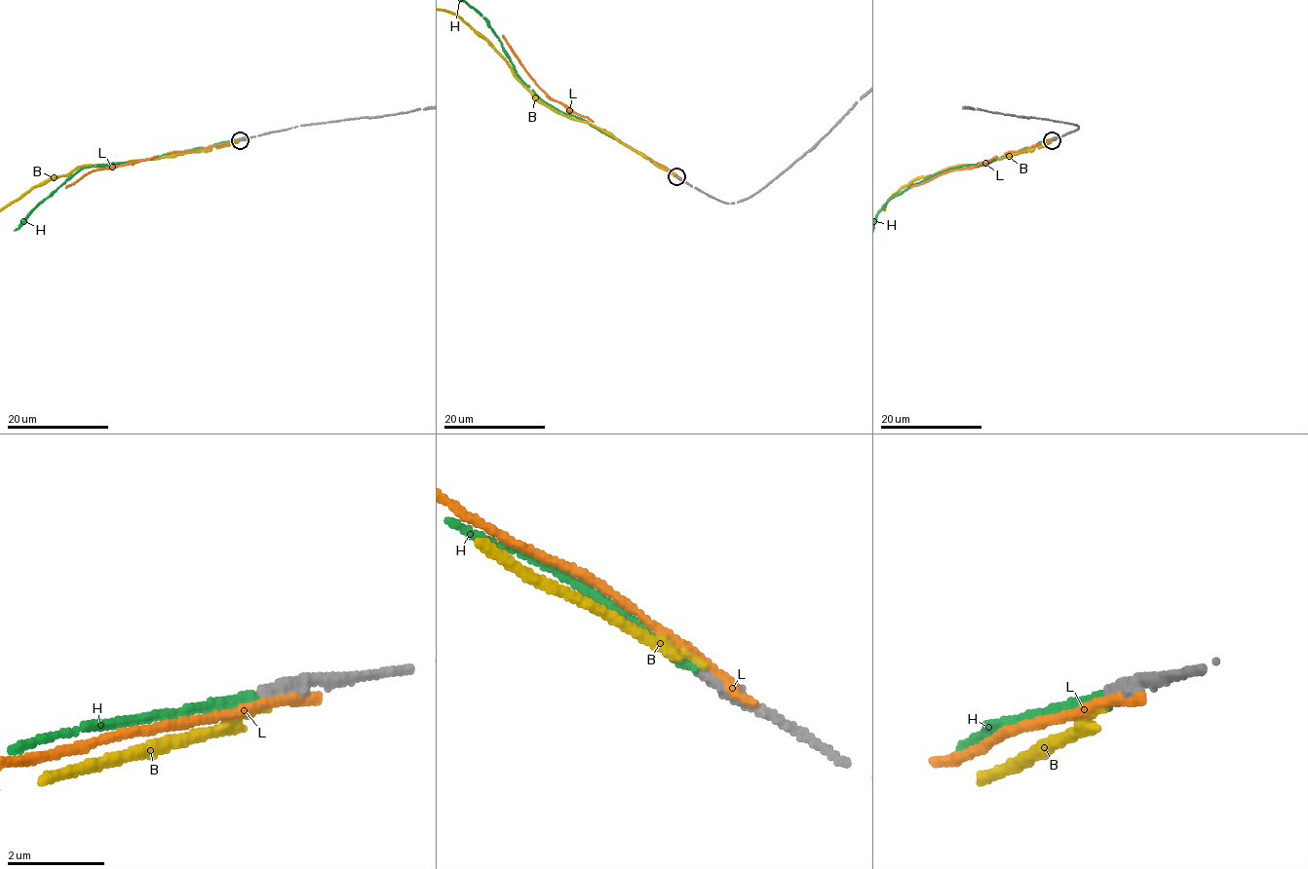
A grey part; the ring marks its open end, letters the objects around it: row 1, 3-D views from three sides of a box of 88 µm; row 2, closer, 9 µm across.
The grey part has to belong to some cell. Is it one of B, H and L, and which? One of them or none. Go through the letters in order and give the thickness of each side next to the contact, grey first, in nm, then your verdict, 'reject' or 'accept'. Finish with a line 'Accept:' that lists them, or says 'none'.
B: 400 nm thick on the grey side, 130 nm on the other; reject
H: 400 nm thick on the grey side, 280 nm on the other; accept
L: 440 nm thick on the grey side, 200 nm on the other; reject
Accept: H

